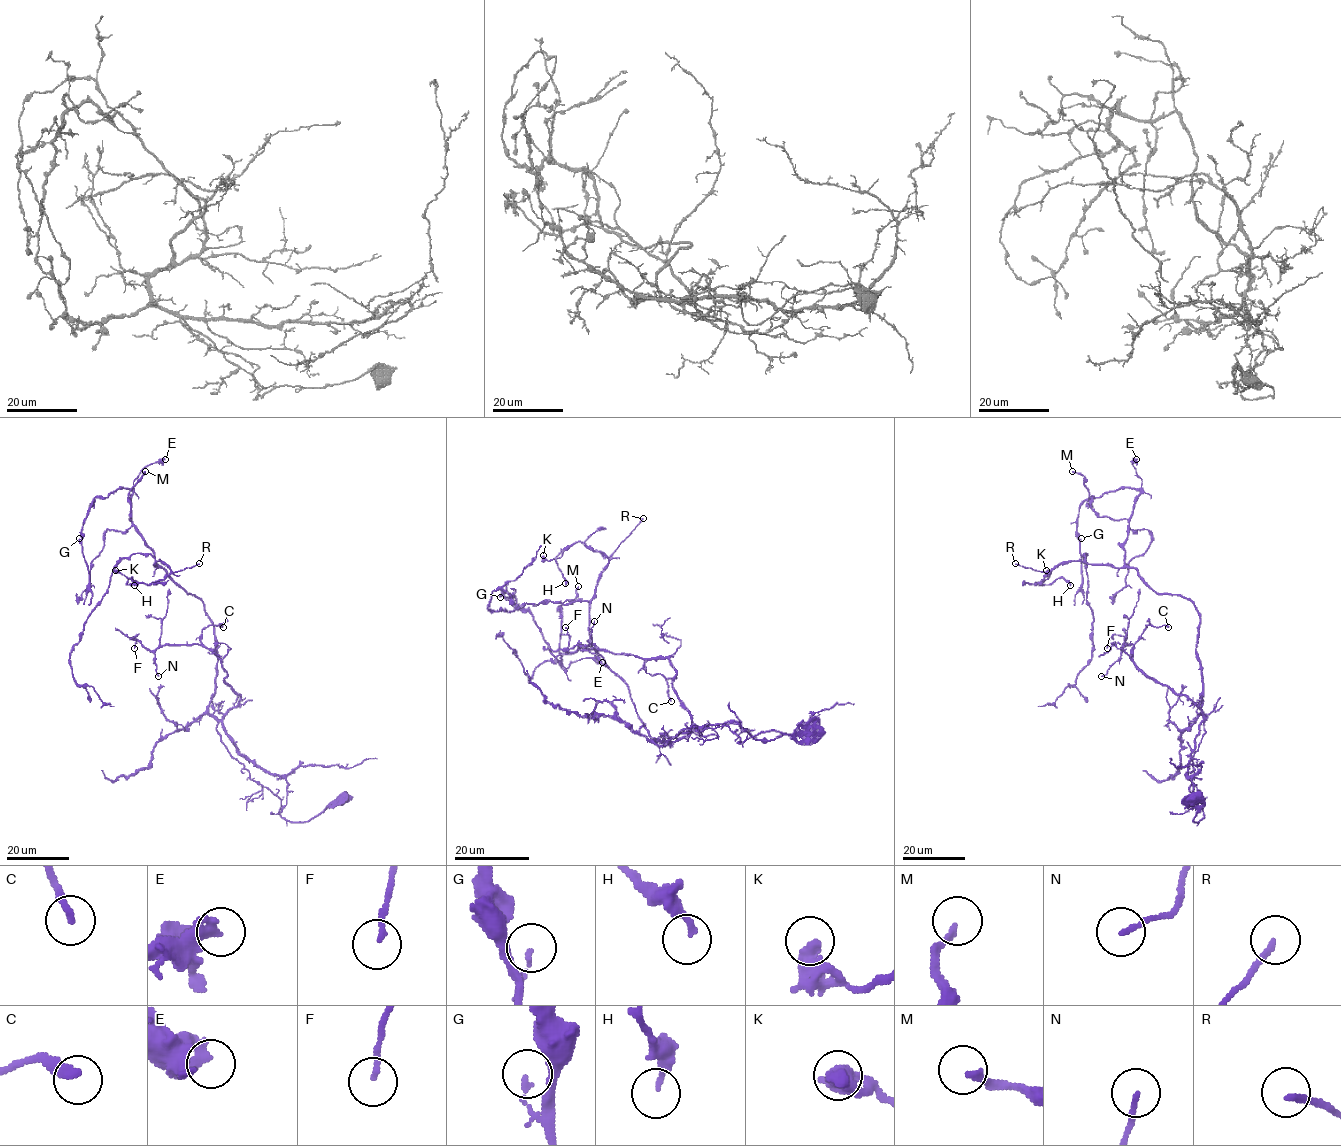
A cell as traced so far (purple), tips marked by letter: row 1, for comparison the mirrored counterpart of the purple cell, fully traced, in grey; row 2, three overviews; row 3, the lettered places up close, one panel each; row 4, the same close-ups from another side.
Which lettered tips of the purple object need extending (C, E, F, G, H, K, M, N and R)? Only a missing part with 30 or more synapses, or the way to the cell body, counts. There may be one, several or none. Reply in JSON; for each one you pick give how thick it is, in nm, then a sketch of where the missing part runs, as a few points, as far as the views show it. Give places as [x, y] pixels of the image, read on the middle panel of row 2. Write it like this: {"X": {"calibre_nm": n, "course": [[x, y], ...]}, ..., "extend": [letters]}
{"extend": []}

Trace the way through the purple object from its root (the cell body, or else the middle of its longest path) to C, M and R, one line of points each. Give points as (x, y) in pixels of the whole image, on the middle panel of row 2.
C: (815, 732), (739, 743), (723, 725), (664, 745), (688, 734), (690, 712), (670, 661), (649, 658), (671, 701)
M: (815, 732), (739, 743), (723, 725), (657, 745), (593, 650), (559, 651), (559, 607), (578, 586)
R: (815, 732), (739, 743), (723, 725), (654, 741), (665, 736), (649, 735), (589, 632), (599, 574), (643, 518)

